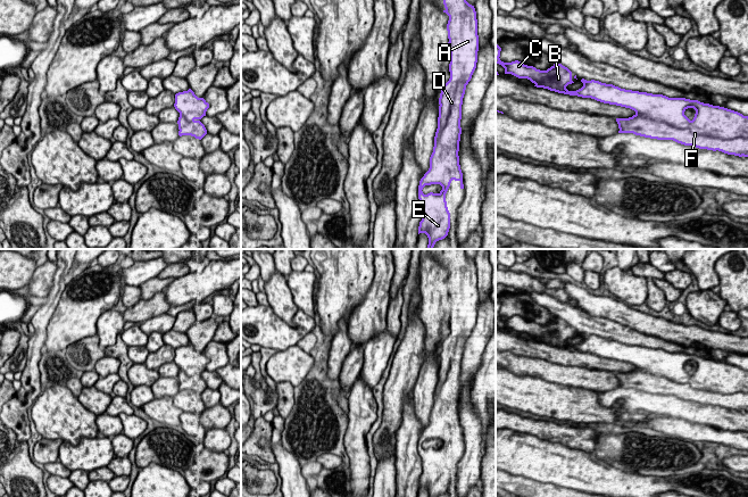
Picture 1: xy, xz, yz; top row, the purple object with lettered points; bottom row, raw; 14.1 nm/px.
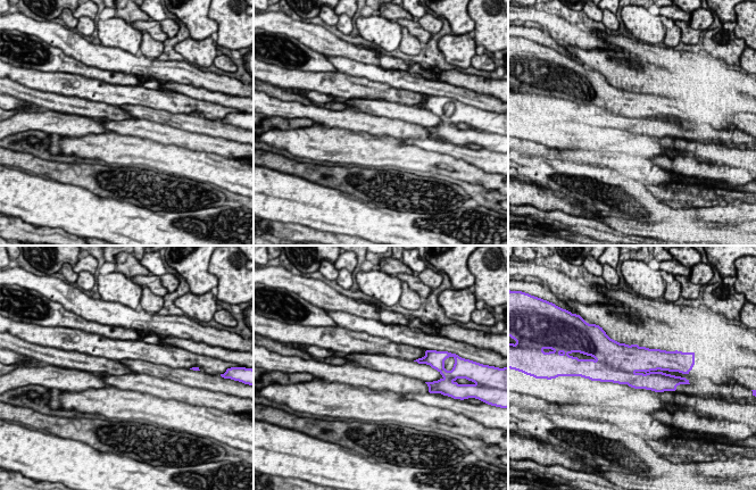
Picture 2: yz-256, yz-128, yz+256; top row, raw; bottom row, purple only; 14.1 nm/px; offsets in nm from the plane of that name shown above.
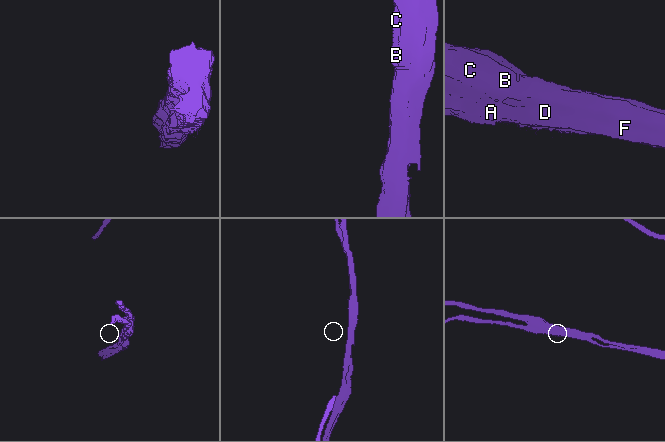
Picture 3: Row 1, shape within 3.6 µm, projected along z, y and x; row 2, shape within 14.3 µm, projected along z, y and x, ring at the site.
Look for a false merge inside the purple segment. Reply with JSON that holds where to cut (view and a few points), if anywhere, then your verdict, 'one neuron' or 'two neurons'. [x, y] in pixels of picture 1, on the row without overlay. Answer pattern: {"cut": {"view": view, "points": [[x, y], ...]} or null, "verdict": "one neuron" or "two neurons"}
{"cut": {"view": "yz", "points": [[636, 366], [678, 382], [688, 382], [695, 388], [747, 394]]}, "verdict": "two neurons"}

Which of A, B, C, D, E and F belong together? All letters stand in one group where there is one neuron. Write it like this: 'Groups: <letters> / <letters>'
Groups: A D / B C E F

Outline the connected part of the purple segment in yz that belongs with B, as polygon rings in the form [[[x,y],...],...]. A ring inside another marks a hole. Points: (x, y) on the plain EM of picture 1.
[[[496,299],[496,318],[505,323],[505,329],[527,333],[537,342],[630,363],[640,370],[665,376],[674,382],[689,383],[695,389],[721,394],[739,391],[748,394],[748,371],[738,366],[698,355],[625,345],[595,334],[582,333],[583,341],[581,343],[568,346],[566,341],[574,338],[572,326],[562,318],[555,317],[547,325],[540,325],[518,315],[504,317],[499,313],[500,306],[501,303]],[[688,363],[696,365],[692,375],[684,370]]]

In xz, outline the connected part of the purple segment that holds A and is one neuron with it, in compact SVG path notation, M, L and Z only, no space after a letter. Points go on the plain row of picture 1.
M451 249L443 252L443 259L446 263L443 267L449 271L447 285L450 306L450 333L443 340L439 353L434 398L448 375L458 338L464 336L467 340L472 333L476 323L479 306L477 274L474 260L466 256L465 249Z

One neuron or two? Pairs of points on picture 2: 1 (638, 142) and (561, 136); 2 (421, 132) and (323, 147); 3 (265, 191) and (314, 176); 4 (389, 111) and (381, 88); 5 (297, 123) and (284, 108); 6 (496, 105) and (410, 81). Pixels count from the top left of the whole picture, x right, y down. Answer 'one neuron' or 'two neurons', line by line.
1: two neurons
2: two neurons
3: two neurons
4: two neurons
5: two neurons
6: one neuron

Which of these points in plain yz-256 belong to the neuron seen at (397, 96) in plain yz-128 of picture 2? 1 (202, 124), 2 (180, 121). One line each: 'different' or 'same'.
1: different
2: different

